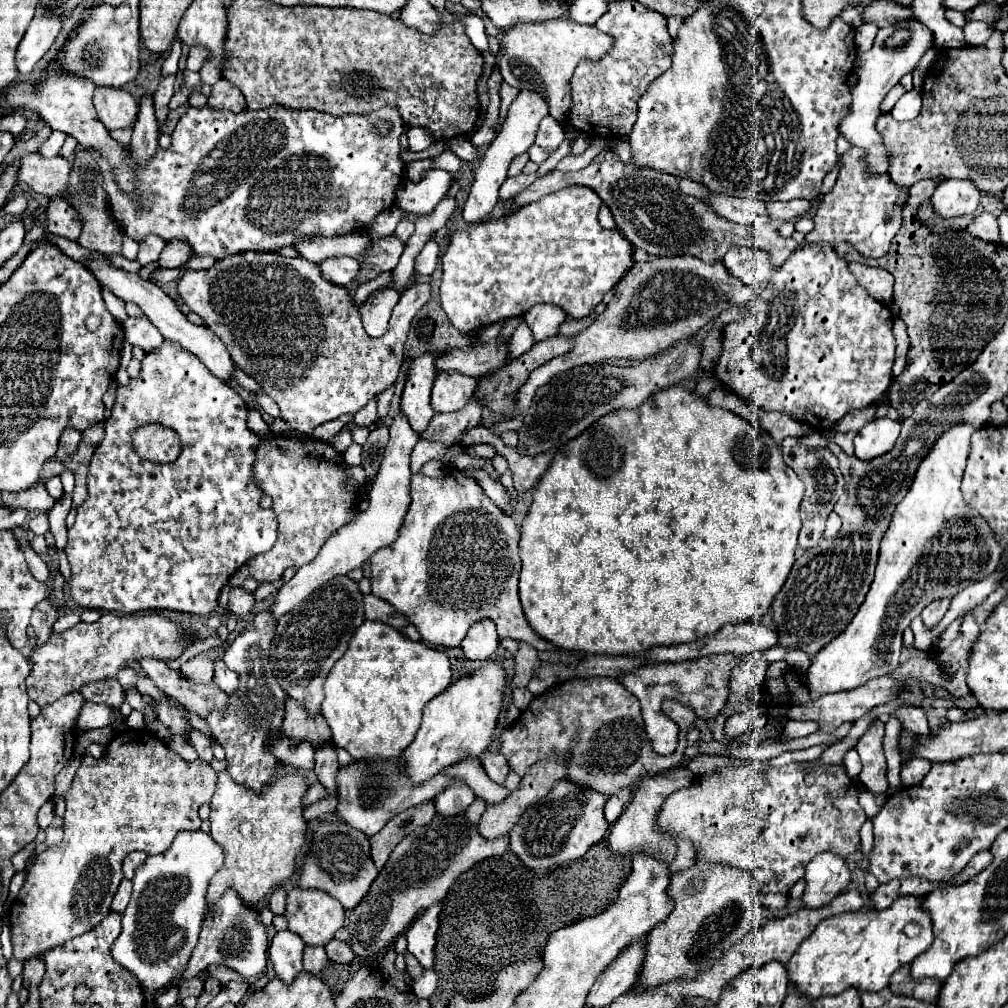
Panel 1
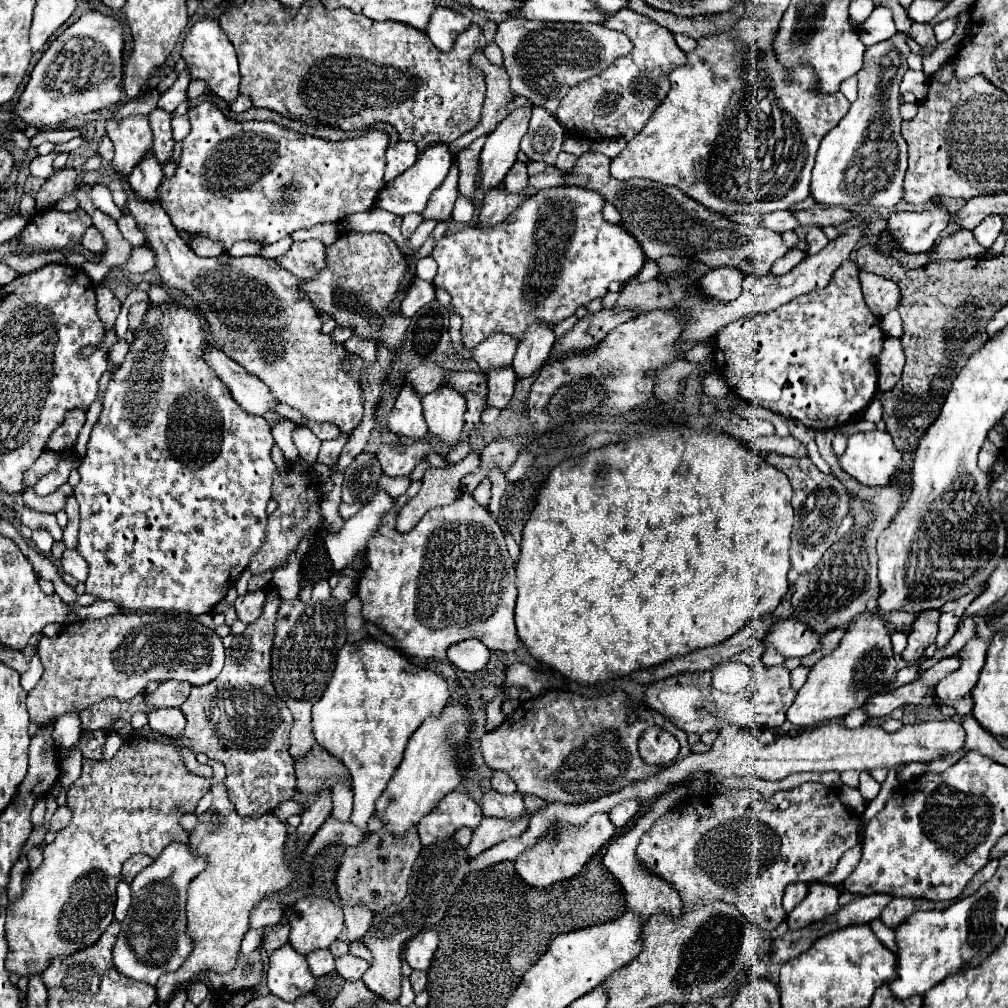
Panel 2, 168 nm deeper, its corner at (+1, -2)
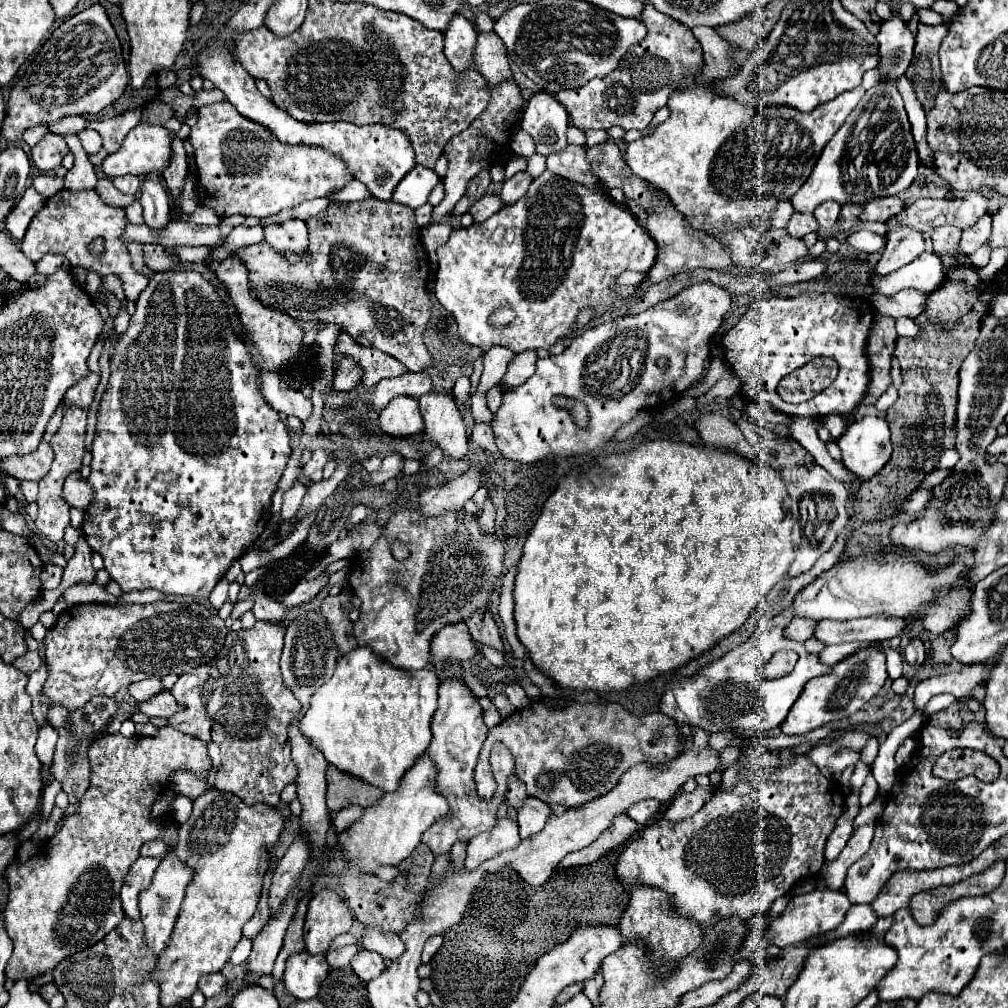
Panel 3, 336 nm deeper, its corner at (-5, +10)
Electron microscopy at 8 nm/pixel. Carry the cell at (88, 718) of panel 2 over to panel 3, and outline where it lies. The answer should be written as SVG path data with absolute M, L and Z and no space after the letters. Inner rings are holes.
M91 698L83 708L69 710L65 726L57 730L59 740L57 740L57 748L51 762L51 772L53 772L53 778L61 782L71 804L79 802L91 784L91 766L89 766L87 750L93 744L93 740L101 734L101 730L107 726L109 718L117 714L117 708L119 706L113 698Z

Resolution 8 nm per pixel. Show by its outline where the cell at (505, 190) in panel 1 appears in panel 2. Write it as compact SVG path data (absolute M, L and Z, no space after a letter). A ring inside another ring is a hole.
M549 166L545 172L537 174L537 176L529 176L529 188L533 190L543 190L543 188L553 188L553 186L561 186L563 184L563 172Z

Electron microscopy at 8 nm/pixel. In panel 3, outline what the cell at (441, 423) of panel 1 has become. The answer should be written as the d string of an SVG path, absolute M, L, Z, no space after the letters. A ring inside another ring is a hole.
M391 454L391 456L383 458L381 468L379 468L377 472L371 472L365 482L367 482L367 486L381 486L381 484L385 484L389 478L401 474L401 468L403 468L403 456Z

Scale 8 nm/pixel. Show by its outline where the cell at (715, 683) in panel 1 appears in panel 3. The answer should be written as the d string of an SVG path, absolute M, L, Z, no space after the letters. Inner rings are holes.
M793 608L781 610L763 630L755 630L745 644L737 646L723 658L711 662L707 668L699 670L691 678L673 678L661 698L661 712L679 724L697 726L705 732L725 732L725 730L753 730L769 732L777 728L785 718L805 684L815 676L825 676L831 666L819 662L819 656L809 654L801 642L791 642L785 638L785 626L793 620ZM791 648L799 654L799 660L791 674L777 680L765 678L765 668L771 656L781 650Z

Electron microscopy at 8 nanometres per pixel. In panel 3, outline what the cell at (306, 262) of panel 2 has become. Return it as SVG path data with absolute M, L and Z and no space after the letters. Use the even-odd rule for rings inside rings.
M287 220L283 224L271 224L265 226L265 240L279 252L293 250L293 252L303 252L307 244L307 228L305 222L301 220Z

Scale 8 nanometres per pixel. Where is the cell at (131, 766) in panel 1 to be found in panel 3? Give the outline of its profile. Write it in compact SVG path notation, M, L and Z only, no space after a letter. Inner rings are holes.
M173 726L159 728L157 736L125 738L123 734L103 734L89 748L91 760L91 788L81 798L81 806L75 814L65 816L53 838L41 844L39 852L27 862L13 862L5 870L9 900L5 906L5 930L13 942L13 954L7 962L5 976L13 982L33 980L45 972L51 972L63 958L81 952L111 930L115 930L125 918L119 890L133 862L139 858L139 848L153 838L163 838L167 846L177 844L177 826L163 820L151 822L149 812L159 792L165 788L169 776L175 770L191 770L197 776L205 776L209 770L209 754L205 742L177 732Z

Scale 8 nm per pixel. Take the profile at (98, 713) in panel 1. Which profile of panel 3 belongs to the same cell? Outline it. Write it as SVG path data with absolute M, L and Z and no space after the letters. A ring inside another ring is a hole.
M53 706L49 710L49 724L53 728L61 728L61 724L65 724L65 716L67 716L67 708L63 706Z

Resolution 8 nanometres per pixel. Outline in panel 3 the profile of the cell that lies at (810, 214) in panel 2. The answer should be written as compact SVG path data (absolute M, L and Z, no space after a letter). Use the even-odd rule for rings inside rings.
M899 196L889 198L877 198L865 204L865 222L885 222L897 212L901 212L905 202Z

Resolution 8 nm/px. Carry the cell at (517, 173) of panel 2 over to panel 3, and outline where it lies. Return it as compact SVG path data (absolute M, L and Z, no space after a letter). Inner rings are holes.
M519 172L519 174L515 174L513 178L505 180L505 182L503 182L503 188L501 188L501 194L499 194L501 202L503 202L503 204L513 204L513 202L517 202L517 200L527 192L529 184L531 184L531 176L529 176L527 172Z

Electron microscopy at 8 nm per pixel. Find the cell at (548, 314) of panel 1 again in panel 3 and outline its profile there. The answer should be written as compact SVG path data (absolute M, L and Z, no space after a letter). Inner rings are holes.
M535 352L515 354L515 358L511 360L511 364L509 364L509 368L507 368L507 372L499 384L501 392L503 392L503 388L507 392L507 390L513 390L513 388L525 384L533 376L533 372L536 370L536 362L537 354Z

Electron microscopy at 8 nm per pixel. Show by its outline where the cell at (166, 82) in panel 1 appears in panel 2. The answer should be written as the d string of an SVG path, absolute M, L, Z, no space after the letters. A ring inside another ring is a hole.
M157 108L149 114L151 130L153 130L153 152L157 160L163 164L171 158L173 152L173 136L171 136L171 114L165 112L163 108Z

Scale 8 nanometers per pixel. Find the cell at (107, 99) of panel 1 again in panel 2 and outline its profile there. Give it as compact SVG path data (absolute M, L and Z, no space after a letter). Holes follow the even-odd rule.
M111 114L105 122L105 130L115 146L115 158L111 162L113 168L117 172L129 174L131 168L149 152L153 144L147 116L137 114L119 120L115 118L115 114Z

